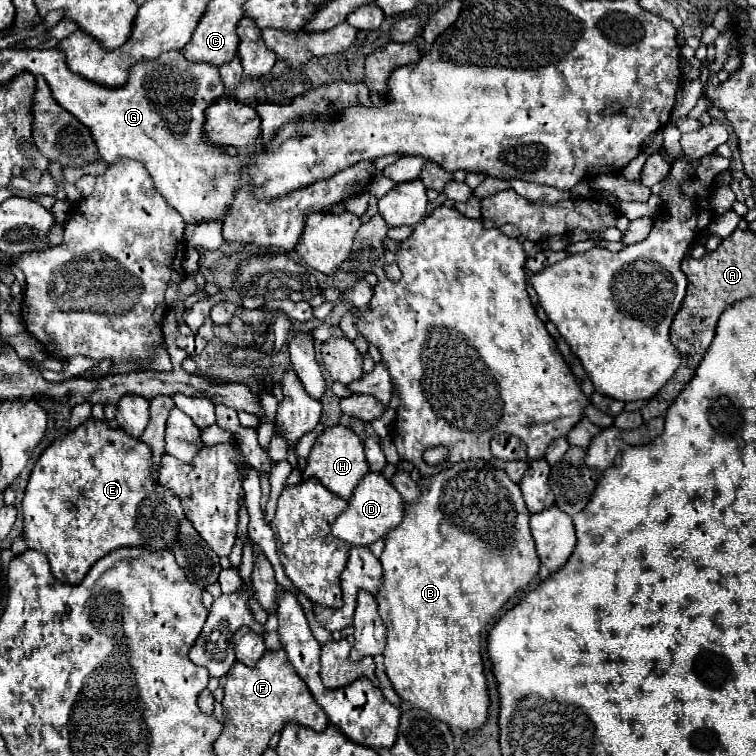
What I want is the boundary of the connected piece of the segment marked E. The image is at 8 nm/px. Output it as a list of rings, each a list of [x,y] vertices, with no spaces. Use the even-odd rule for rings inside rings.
[[[87,420],[73,432],[53,440],[39,456],[31,472],[23,498],[23,538],[27,548],[43,552],[49,560],[51,574],[65,584],[81,584],[89,568],[121,546],[143,546],[149,550],[171,548],[179,520],[185,518],[179,498],[159,482],[151,482],[151,452],[149,448],[127,436],[123,430],[113,430],[107,422]]]

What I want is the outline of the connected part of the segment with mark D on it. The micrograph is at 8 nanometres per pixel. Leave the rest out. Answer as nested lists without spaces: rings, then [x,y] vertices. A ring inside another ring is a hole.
[[[367,472],[363,480],[353,490],[353,496],[347,502],[347,510],[337,516],[333,522],[333,534],[339,540],[349,542],[351,546],[369,546],[377,538],[385,538],[385,534],[399,526],[403,520],[403,500],[399,492],[391,486],[391,482],[385,480],[379,472]]]

